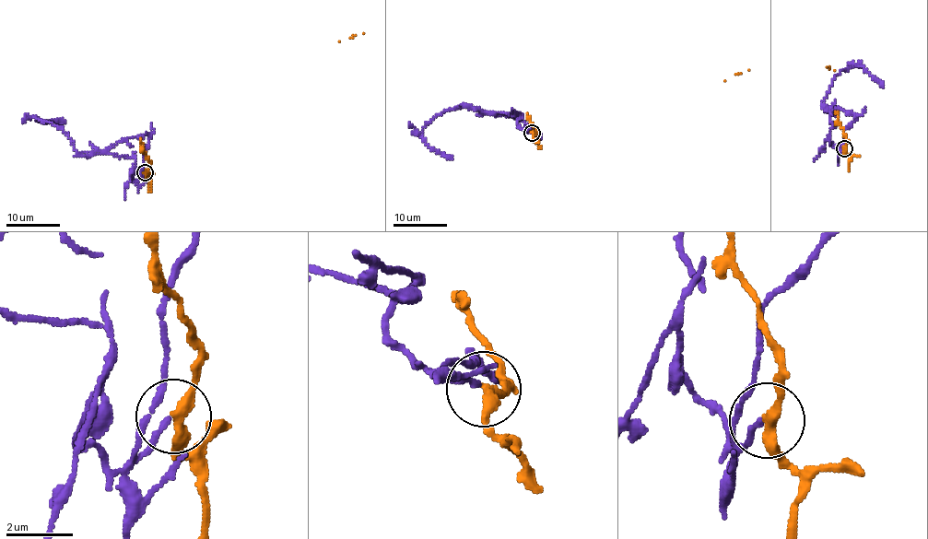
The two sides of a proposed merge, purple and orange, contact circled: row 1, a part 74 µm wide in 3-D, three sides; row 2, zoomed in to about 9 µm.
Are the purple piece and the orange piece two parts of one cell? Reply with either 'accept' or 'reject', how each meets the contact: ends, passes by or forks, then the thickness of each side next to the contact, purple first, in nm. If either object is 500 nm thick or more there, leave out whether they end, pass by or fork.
reject | purple ends | orange passes by | 180/320 nm

